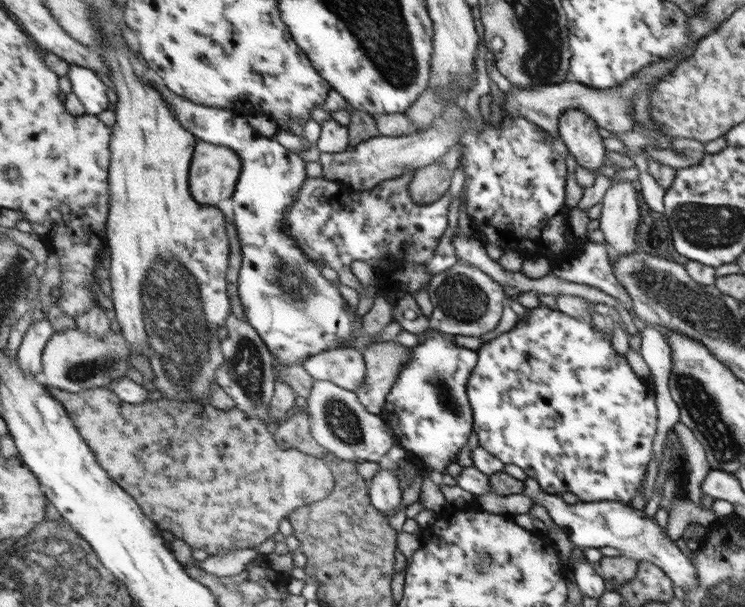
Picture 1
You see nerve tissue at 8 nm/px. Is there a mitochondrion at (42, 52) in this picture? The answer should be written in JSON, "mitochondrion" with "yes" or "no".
{"mitochondrion":"no"}

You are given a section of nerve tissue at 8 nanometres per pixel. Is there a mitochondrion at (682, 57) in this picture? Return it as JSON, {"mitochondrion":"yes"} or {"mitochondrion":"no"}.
{"mitochondrion":"no"}

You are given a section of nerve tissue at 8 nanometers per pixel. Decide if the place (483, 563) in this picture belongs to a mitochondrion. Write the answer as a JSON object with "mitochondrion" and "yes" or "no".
{"mitochondrion":"yes"}

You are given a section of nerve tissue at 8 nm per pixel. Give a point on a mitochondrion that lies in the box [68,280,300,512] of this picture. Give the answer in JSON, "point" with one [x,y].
{"point":[246,366]}

